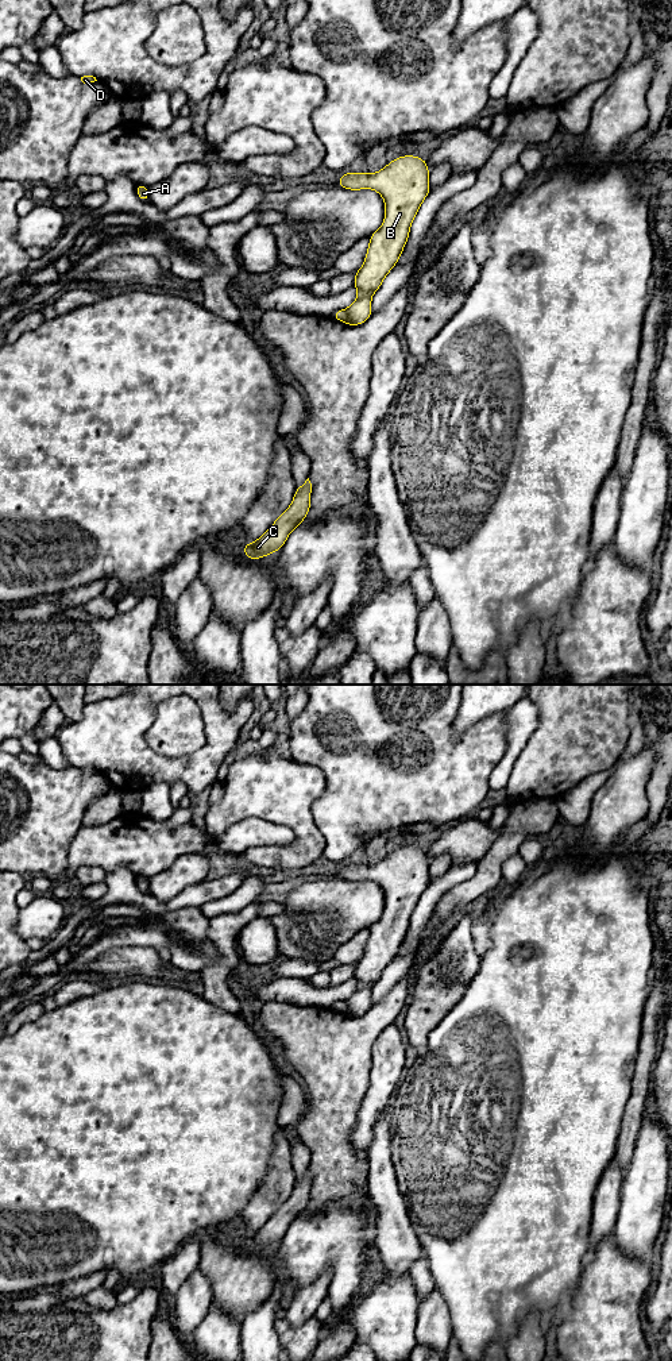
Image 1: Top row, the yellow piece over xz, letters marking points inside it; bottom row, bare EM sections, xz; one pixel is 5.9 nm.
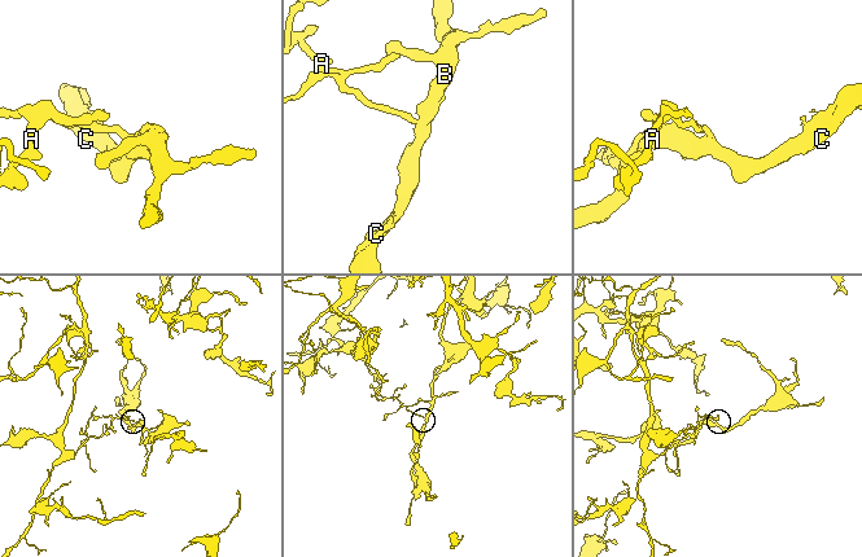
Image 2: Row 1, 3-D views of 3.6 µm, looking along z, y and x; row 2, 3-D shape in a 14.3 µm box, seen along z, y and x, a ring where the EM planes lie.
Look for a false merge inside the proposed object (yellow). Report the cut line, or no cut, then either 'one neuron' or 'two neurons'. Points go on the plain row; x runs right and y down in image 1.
xz (347, 1001), (344, 1013) | two neurons

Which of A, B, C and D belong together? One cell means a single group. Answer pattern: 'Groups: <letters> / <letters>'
Groups: A D / B C

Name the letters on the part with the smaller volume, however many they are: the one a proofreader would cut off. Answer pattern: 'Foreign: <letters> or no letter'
Foreign: A, D

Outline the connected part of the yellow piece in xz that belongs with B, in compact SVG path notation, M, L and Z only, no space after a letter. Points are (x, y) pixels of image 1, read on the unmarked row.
M402 847L374 865L344 864L337 876L348 882L376 882L383 888L386 901L381 919L368 929L363 957L355 964L358 990L347 999L344 1014L356 1018L372 1006L372 986L405 940L410 917L430 883L429 859L420 848Z

